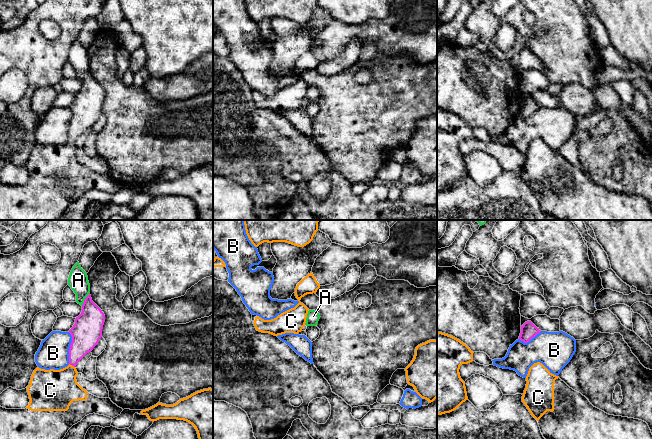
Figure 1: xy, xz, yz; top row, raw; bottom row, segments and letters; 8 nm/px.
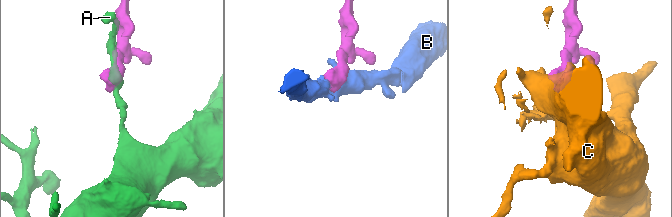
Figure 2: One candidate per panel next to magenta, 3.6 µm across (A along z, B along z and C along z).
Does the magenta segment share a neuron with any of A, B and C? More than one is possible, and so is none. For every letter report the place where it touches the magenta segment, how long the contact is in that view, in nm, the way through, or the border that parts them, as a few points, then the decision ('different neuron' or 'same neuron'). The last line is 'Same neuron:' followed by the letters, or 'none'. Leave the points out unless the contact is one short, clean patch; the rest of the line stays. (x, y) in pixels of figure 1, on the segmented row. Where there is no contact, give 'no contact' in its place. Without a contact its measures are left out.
A: xy (85, 299) | 130 nm | different neuron
B: xy (69, 348) | 260 nm | different neuron
C: xy (72, 365) | 60 nm | across xy (85, 337), (76, 352), (72, 365), (65, 379), (54, 390) | same neuron
Same neuron: C

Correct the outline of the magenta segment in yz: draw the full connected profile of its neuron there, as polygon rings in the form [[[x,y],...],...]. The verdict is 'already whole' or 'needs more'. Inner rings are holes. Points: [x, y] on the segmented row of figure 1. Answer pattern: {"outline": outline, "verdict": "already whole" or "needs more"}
{"outline": [[[527,321],[521,326],[519,339],[524,343],[527,343],[540,332],[539,328],[537,328],[531,321]]], "verdict": "already whole"}

